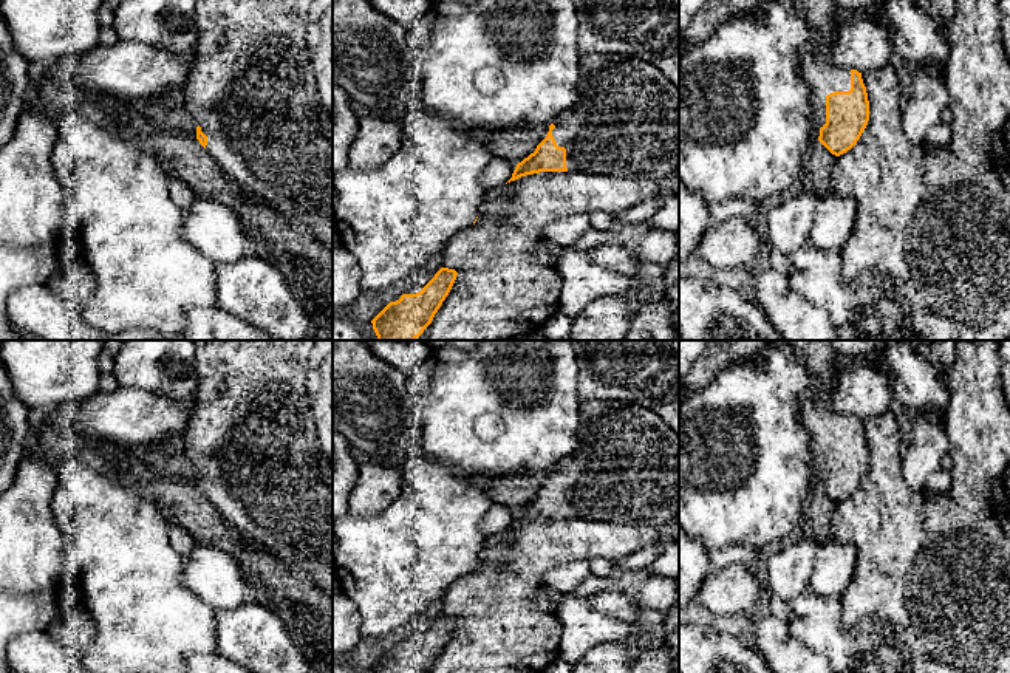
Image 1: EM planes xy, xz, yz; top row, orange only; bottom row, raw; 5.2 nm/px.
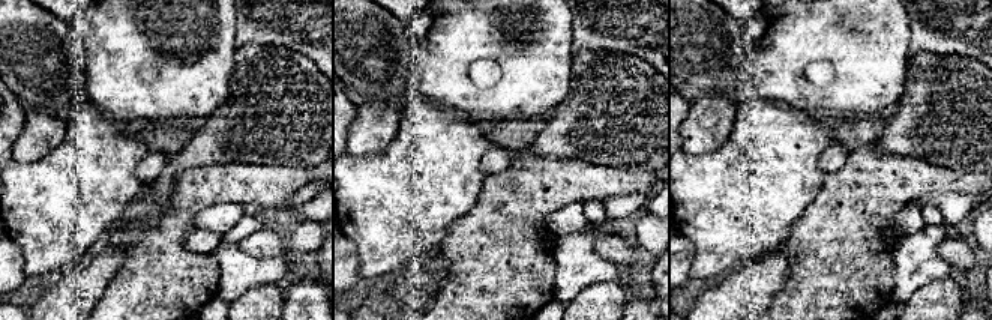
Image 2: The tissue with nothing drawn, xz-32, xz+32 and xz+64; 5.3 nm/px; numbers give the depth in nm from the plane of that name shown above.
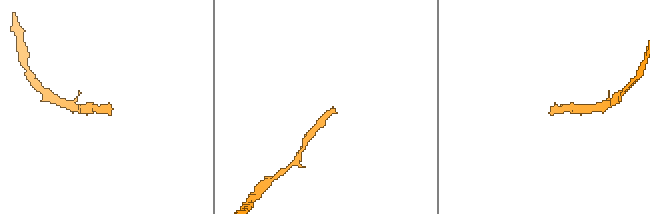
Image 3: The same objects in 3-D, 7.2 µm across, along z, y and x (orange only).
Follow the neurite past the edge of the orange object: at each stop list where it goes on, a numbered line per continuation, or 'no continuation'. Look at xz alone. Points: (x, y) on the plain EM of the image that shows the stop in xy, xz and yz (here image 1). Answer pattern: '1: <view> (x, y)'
1: xz (625, 466)

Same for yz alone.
1: yz (817, 416)

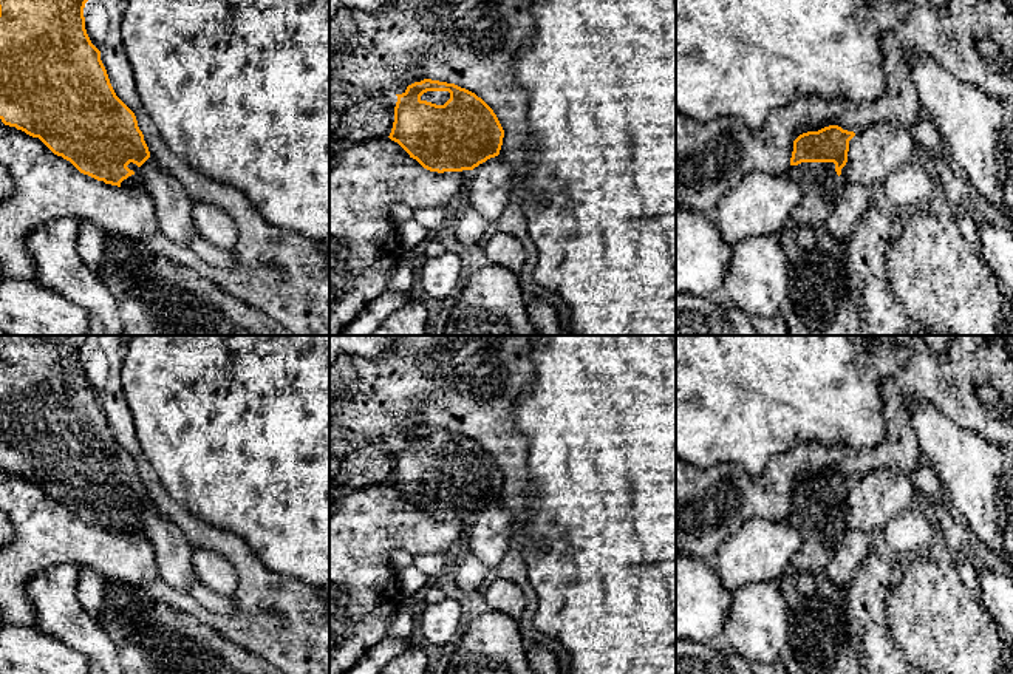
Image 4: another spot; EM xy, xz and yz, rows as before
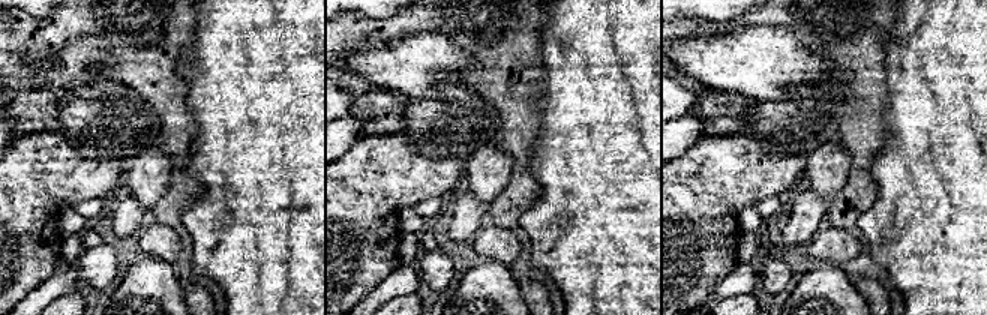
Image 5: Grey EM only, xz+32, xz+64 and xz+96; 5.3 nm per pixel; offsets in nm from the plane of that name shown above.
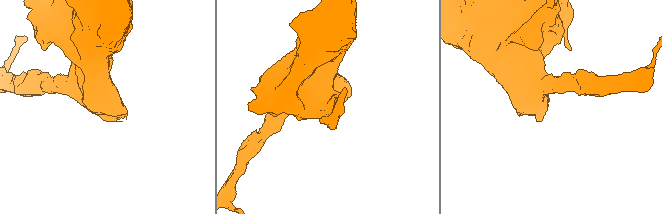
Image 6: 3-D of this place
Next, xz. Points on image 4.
1: xz (439, 444)

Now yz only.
1: yz (820, 531)

